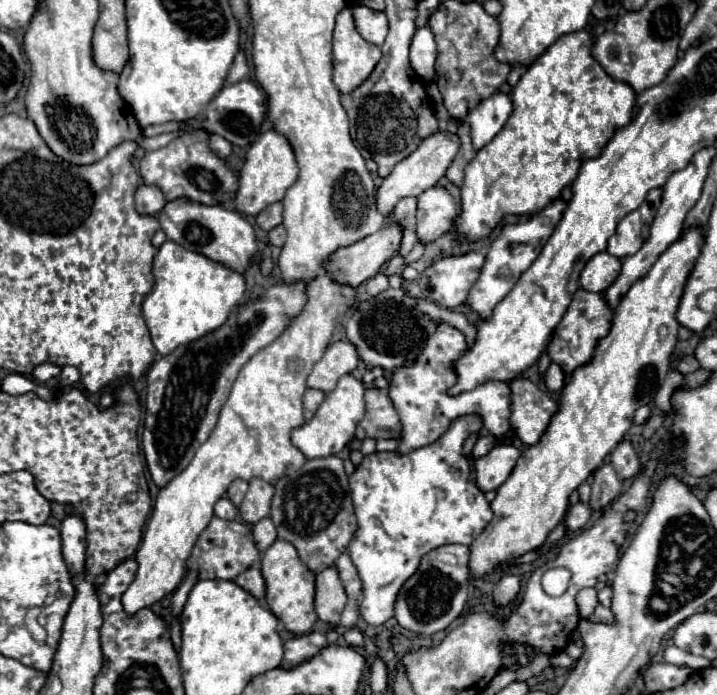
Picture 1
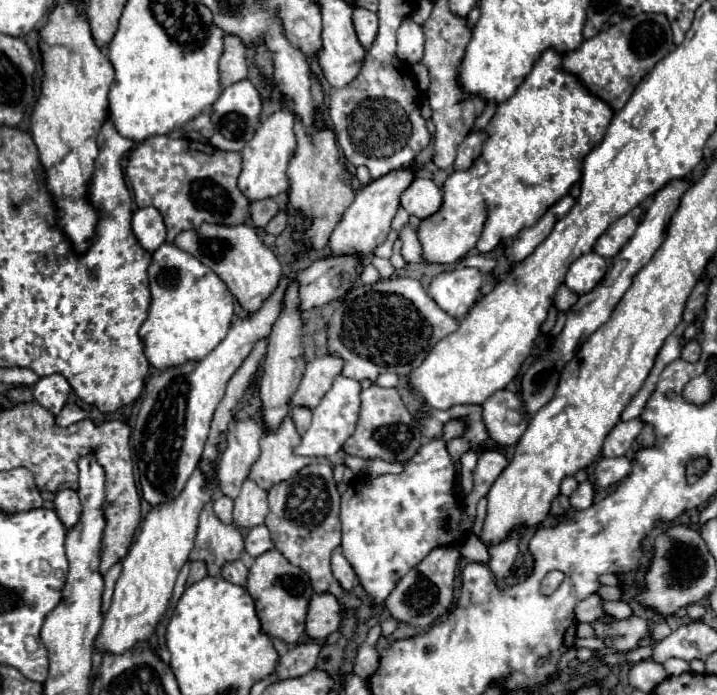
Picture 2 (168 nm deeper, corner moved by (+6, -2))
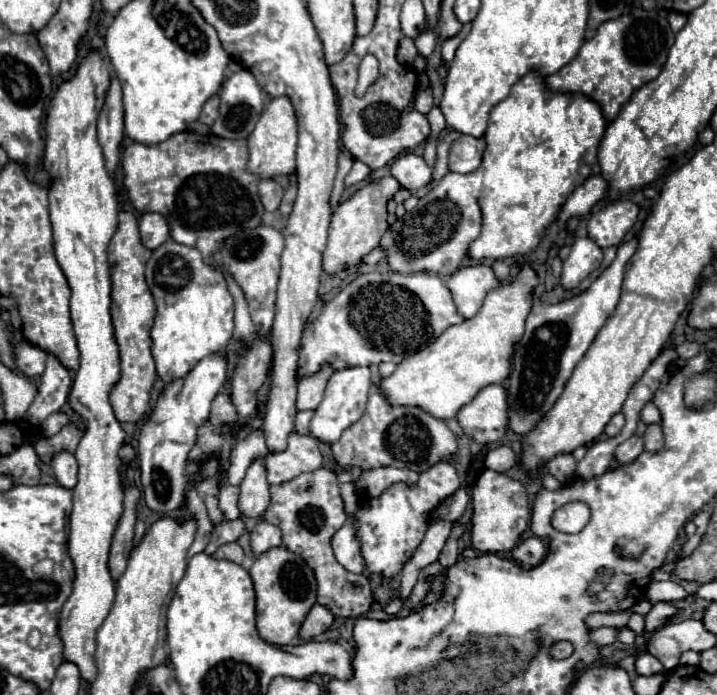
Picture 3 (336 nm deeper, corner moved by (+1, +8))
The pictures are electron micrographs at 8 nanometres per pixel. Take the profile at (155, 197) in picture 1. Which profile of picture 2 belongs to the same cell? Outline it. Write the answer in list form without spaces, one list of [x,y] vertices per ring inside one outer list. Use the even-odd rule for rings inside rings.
[[[147,206],[147,208],[137,208],[133,212],[133,232],[139,240],[139,244],[147,252],[155,252],[167,238],[167,230],[163,224],[163,218],[157,208]]]

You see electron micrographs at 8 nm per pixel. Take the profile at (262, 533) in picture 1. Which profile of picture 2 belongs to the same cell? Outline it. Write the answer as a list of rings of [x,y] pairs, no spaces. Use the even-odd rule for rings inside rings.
[[[265,524],[255,526],[255,528],[249,530],[249,534],[247,534],[247,538],[245,538],[245,550],[247,550],[253,558],[261,556],[263,552],[267,552],[267,550],[271,550],[271,548],[273,548],[273,542],[271,542],[271,538],[269,538],[269,528],[267,528]]]

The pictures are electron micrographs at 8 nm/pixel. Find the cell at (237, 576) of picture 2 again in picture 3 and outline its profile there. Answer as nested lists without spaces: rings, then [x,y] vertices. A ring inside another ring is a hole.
[[[232,542],[232,544],[222,544],[222,546],[214,552],[214,556],[216,556],[216,558],[222,558],[222,560],[230,560],[230,562],[240,564],[242,558],[244,558],[244,552],[242,552],[242,548],[240,548],[236,542]]]

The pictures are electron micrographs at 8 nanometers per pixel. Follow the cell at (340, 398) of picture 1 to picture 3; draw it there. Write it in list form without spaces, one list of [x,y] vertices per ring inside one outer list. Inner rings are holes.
[[[356,366],[356,368],[346,368],[340,372],[334,372],[326,384],[322,404],[314,410],[310,434],[326,444],[336,442],[342,436],[342,432],[362,416],[362,412],[366,408],[370,386],[372,386],[372,380],[370,380],[370,370],[366,366]]]

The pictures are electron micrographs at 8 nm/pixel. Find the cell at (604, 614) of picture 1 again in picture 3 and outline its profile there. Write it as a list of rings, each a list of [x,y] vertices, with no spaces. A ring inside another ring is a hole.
[[[658,602],[656,606],[652,606],[650,614],[646,616],[646,632],[654,632],[656,628],[670,622],[670,618],[676,614],[678,614],[678,608],[674,608],[670,602]]]

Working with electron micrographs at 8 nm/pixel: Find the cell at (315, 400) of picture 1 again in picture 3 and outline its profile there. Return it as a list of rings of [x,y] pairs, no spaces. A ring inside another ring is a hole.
[[[302,410],[296,414],[296,432],[298,434],[310,434],[310,420],[312,420],[312,410]]]

